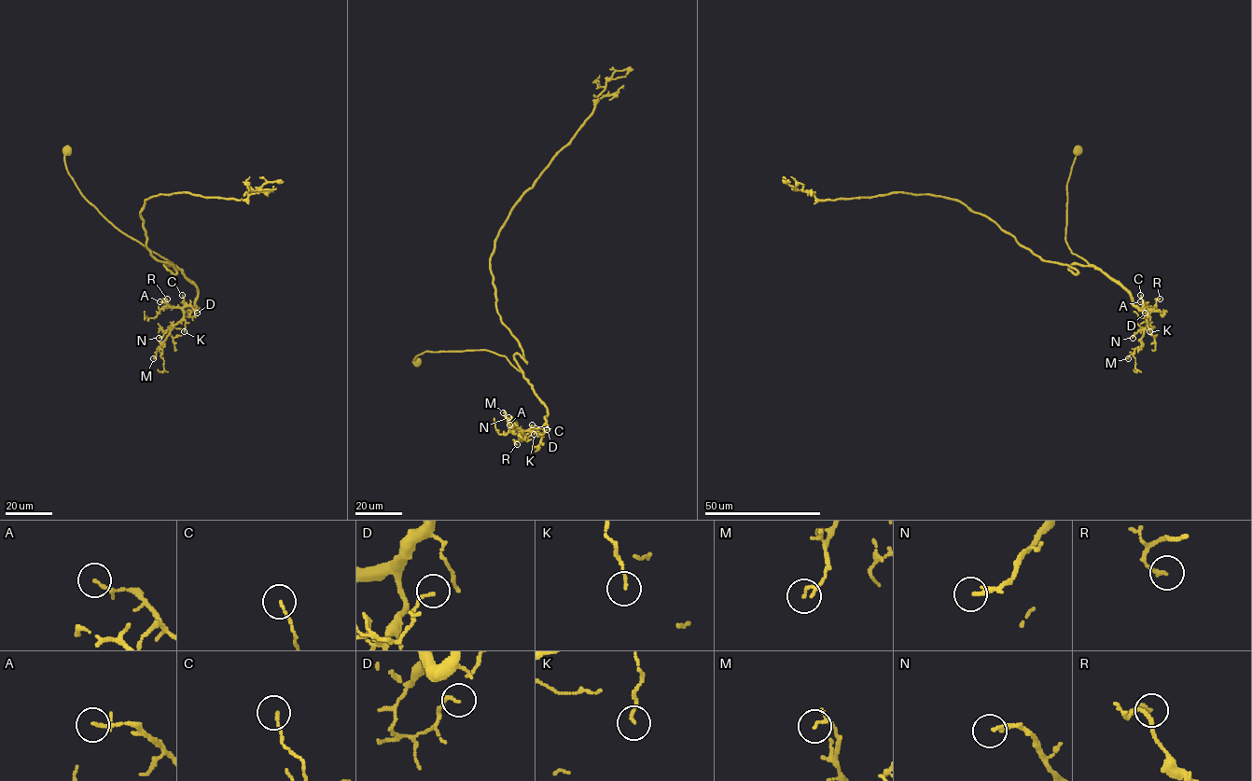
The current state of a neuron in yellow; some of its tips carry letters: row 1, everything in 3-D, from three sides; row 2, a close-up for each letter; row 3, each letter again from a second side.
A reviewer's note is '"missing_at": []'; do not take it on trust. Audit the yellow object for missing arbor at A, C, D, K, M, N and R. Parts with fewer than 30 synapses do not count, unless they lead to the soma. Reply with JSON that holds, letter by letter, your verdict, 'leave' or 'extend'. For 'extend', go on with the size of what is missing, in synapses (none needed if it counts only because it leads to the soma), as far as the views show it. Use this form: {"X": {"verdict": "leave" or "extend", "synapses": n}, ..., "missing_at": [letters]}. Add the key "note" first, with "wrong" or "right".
{"note": "right", "A": {"verdict": "leave"}, "C": {"verdict": "leave"}, "D": {"verdict": "leave"}, "K": {"verdict": "leave"}, "M": {"verdict": "leave"}, "N": {"verdict": "leave"}, "R": {"verdict": "leave"}, "missing_at": []}

